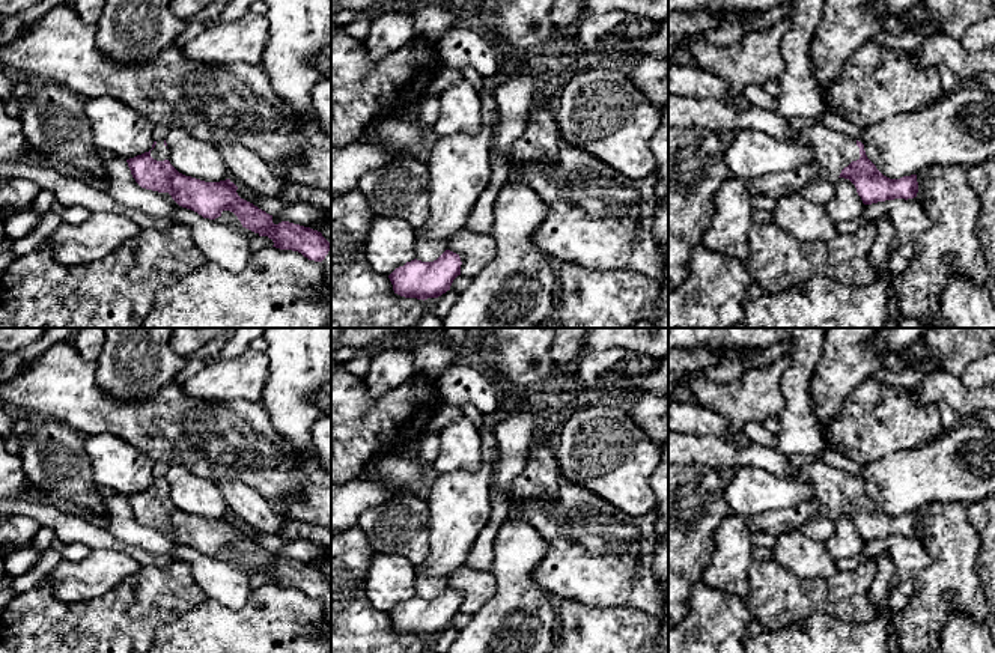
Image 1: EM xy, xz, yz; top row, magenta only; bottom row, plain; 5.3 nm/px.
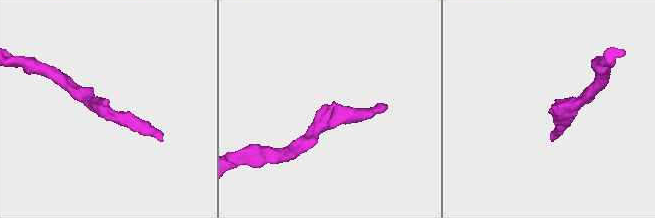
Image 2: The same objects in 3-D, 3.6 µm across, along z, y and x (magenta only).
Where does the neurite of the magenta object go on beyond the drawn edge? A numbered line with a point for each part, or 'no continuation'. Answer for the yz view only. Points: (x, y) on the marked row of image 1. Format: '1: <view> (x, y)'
1: yz (833, 151)

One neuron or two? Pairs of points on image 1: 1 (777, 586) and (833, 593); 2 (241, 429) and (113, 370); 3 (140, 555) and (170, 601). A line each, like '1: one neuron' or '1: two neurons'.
1: one neuron
2: two neurons
3: two neurons

